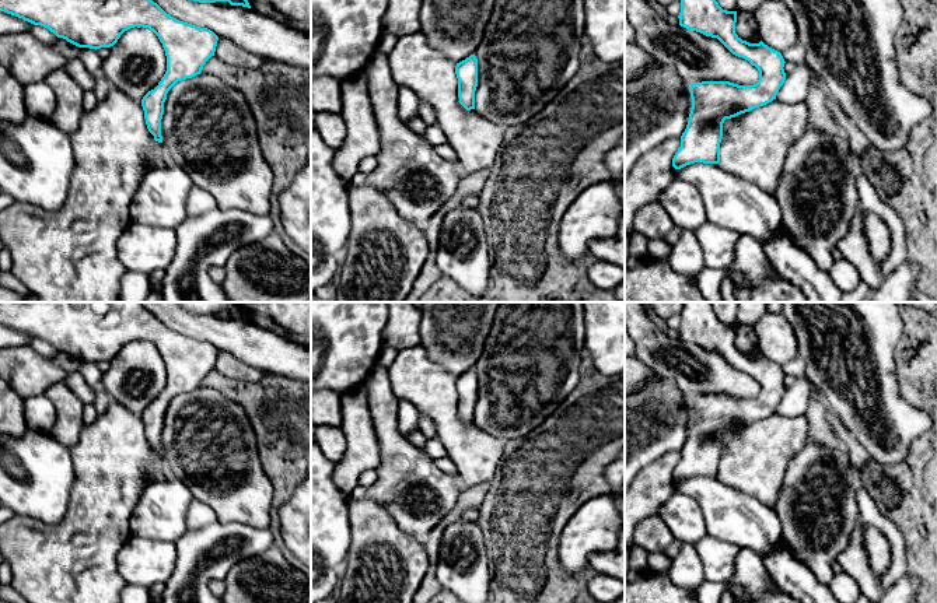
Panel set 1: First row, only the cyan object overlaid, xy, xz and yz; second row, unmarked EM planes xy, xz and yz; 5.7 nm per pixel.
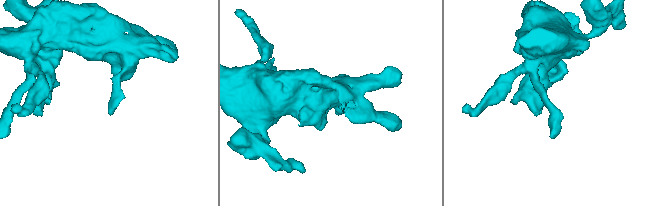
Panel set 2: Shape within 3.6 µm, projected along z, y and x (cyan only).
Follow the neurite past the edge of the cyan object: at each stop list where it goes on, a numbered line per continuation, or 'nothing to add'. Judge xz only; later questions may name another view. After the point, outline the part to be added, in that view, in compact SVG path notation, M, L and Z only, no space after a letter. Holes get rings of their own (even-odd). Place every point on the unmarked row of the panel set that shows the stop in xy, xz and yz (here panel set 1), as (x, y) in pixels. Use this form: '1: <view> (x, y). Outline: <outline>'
nothing to add

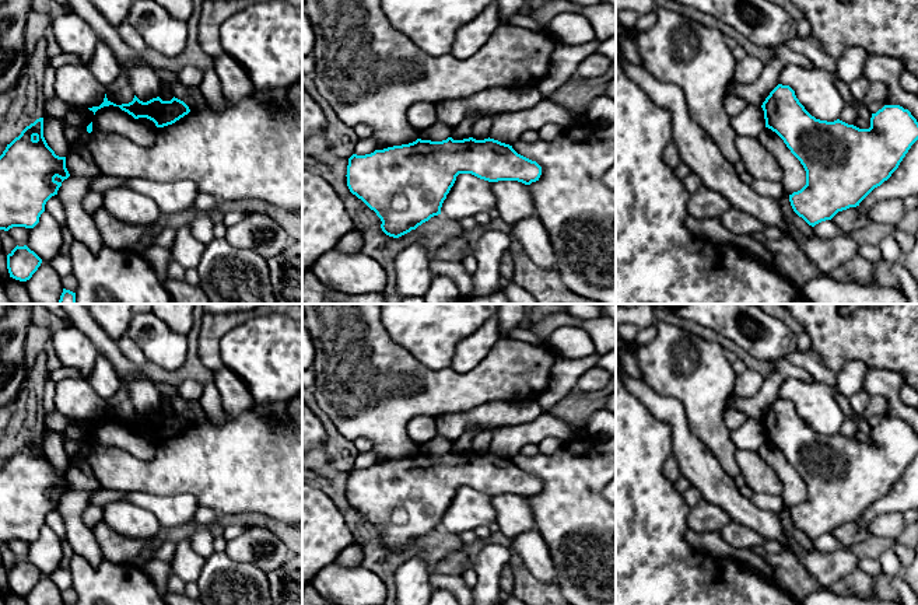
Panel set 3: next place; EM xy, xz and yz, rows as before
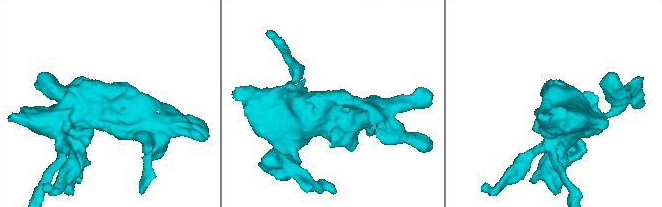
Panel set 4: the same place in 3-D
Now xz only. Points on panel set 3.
nothing to add

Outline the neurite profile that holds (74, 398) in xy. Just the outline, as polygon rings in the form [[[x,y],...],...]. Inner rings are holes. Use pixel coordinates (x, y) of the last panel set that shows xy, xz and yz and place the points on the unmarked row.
[[[83,377],[62,380],[56,387],[55,405],[70,420],[99,420],[105,412],[105,401]]]

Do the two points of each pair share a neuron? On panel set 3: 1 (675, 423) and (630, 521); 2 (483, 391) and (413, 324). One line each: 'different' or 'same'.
1: different
2: different

